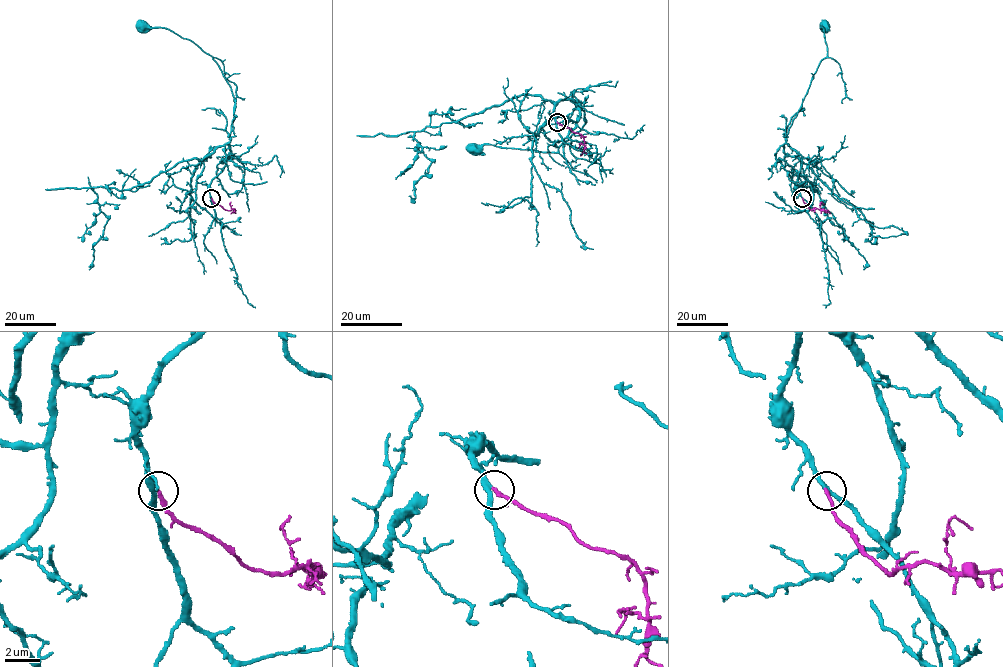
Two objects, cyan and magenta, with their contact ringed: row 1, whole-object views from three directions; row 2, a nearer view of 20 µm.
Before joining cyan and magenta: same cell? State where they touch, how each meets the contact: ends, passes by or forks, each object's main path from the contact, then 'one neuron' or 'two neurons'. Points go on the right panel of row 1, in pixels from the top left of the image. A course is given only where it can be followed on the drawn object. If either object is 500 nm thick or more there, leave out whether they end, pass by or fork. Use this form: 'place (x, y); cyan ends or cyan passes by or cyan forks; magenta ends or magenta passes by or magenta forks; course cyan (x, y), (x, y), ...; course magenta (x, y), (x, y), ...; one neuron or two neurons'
place (802, 198); cyan passes by; magenta ends; course cyan (802, 198), (796, 183), (801, 156), (786, 142), (786, 134), (819, 62), (827, 55), (824, 27); course magenta (802, 198), (812, 210), (820, 210), (820, 203), (824, 204); one neuron

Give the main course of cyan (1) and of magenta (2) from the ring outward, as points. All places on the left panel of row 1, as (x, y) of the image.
1: (211, 198), (208, 185), (229, 151), (231, 88), (217, 62), (192, 41), (165, 28), (141, 27)
2: (211, 198), (225, 209), (234, 210), (229, 204)

